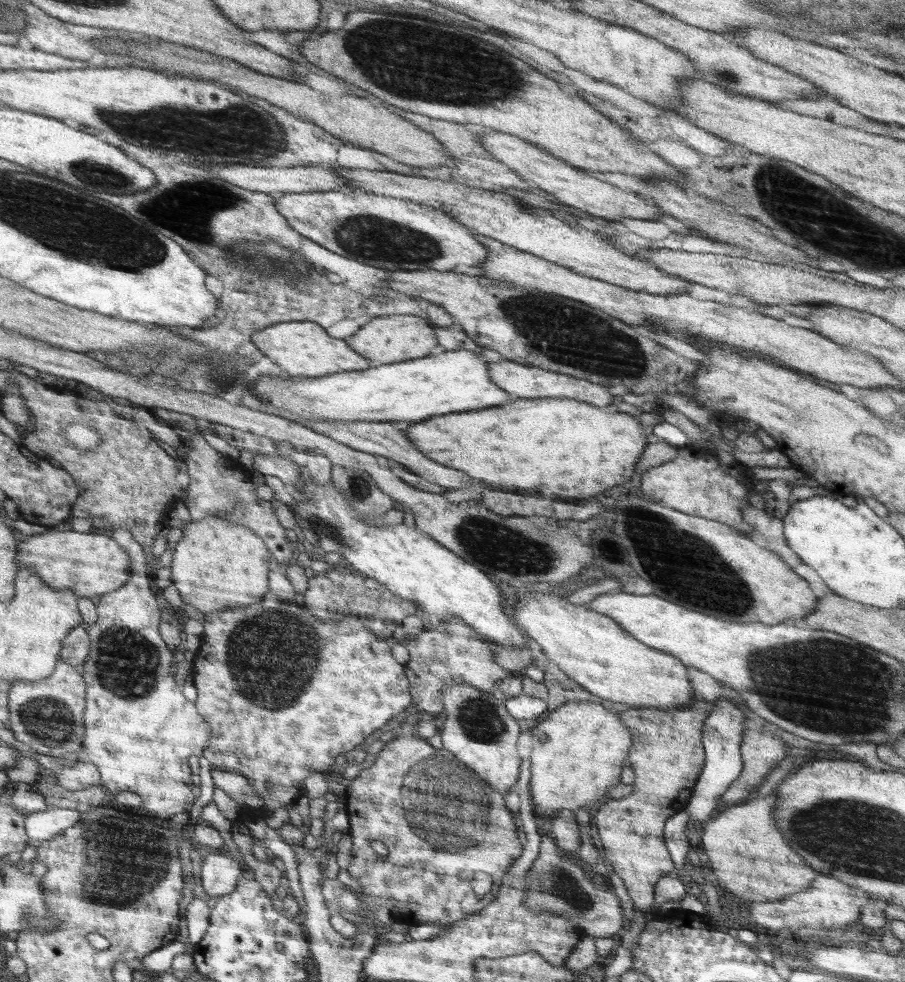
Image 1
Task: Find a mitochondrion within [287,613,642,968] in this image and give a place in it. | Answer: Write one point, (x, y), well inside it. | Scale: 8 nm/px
(463, 802)

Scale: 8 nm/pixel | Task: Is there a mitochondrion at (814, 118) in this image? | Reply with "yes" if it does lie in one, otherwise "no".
no

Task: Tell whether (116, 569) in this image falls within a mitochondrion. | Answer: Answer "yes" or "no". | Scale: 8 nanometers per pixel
no

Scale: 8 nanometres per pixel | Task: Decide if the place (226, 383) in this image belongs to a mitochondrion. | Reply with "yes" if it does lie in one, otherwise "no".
no

